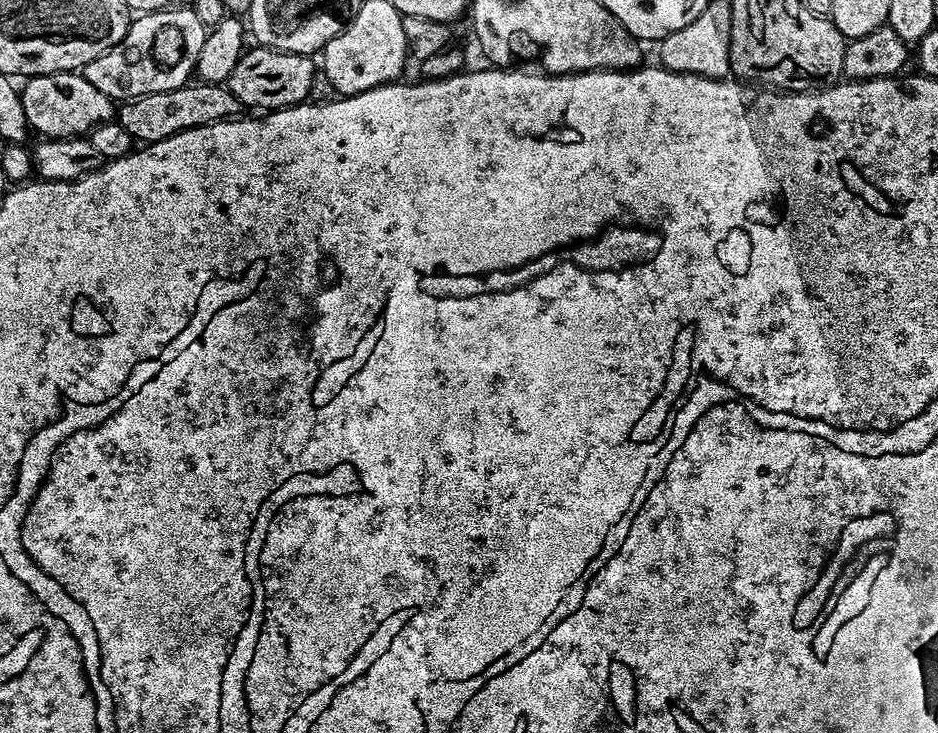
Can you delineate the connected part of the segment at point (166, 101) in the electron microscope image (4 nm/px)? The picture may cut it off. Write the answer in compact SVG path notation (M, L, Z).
M203 82L187 84L181 88L176 88L174 91L154 95L149 97L148 104L154 109L154 113L146 118L132 120L131 108L133 107L128 104L123 105L121 112L120 109L118 112L119 124L125 127L135 139L146 144L164 140L176 132L184 132L186 129L217 124L219 120L235 120L242 112L242 105L238 102L238 98L234 98L234 94L227 86Z

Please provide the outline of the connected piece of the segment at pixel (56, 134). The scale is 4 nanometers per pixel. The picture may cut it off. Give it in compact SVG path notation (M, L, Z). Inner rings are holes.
M79 71L75 72L55 72L45 76L33 76L27 81L28 84L20 92L20 101L26 110L28 127L33 133L41 132L41 137L49 140L70 140L73 138L84 138L92 132L93 129L101 124L111 124L114 120L114 102L102 94Z

